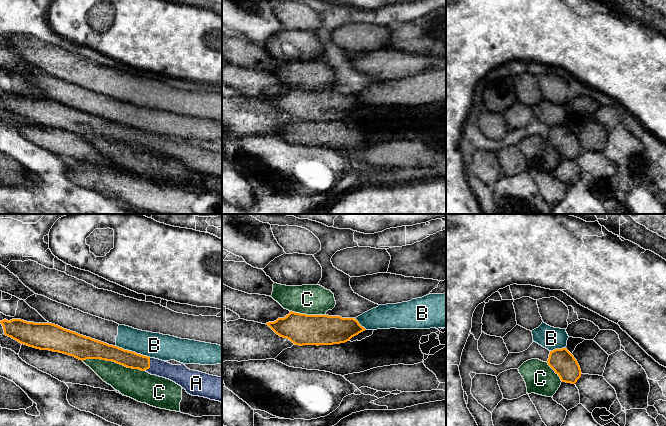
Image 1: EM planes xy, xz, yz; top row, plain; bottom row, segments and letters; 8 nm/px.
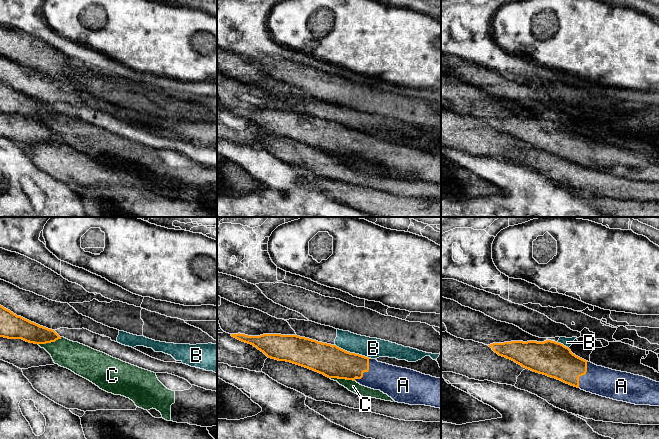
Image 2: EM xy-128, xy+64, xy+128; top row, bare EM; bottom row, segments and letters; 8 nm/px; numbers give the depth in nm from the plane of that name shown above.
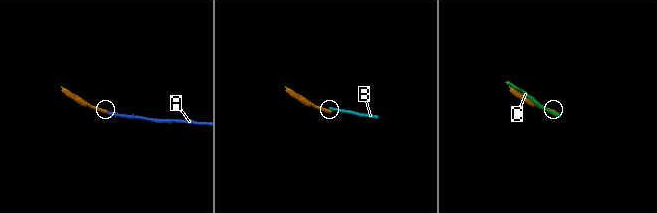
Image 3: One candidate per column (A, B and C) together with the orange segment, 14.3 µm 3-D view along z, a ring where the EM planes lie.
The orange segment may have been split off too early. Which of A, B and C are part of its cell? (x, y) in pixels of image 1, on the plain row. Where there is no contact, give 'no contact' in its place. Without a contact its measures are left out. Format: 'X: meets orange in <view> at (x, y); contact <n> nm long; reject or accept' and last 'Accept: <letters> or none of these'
A: meets orange in xy at (149, 141); contact 110 nm long; accept
B: meets orange in xy at (133, 128); contact 300 nm long; reject
C: meets orange in xy at (113, 137); contact 500 nm long; reject
Accept: A

